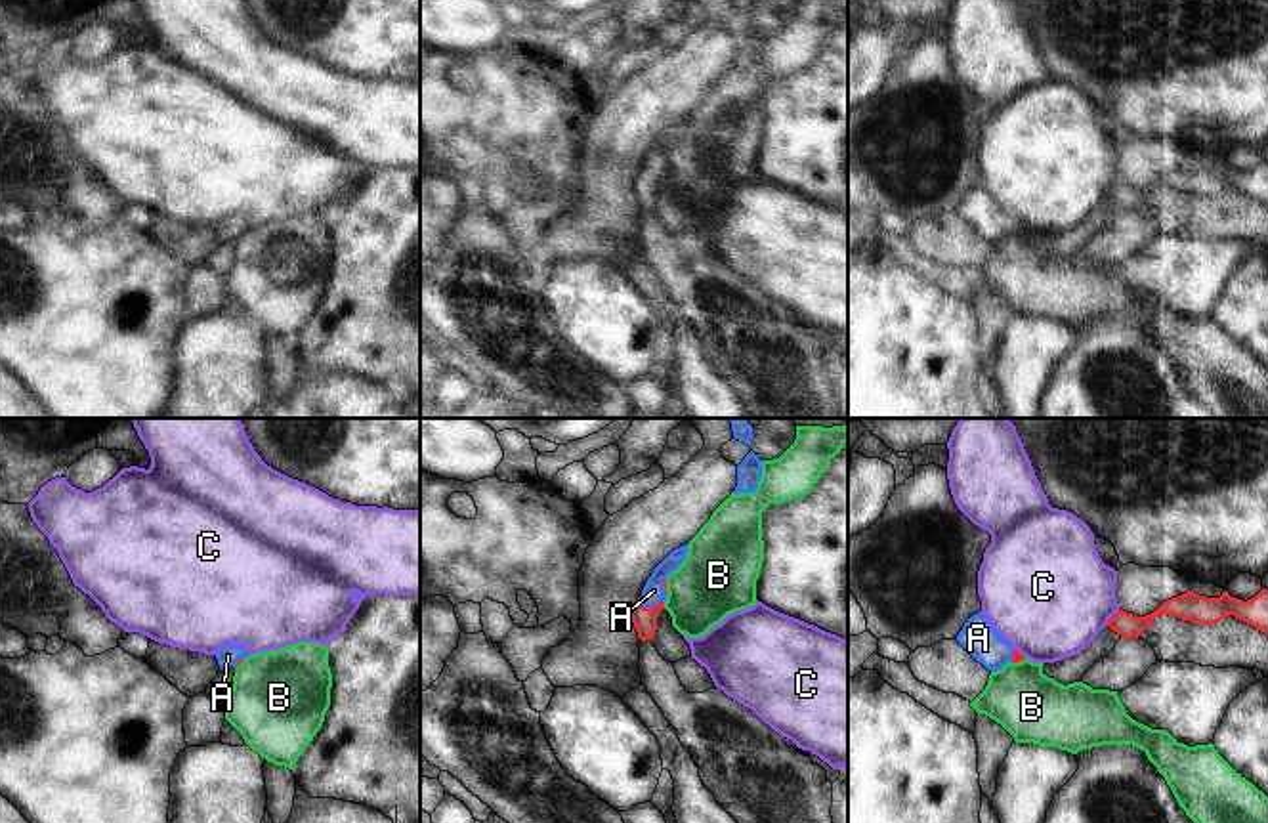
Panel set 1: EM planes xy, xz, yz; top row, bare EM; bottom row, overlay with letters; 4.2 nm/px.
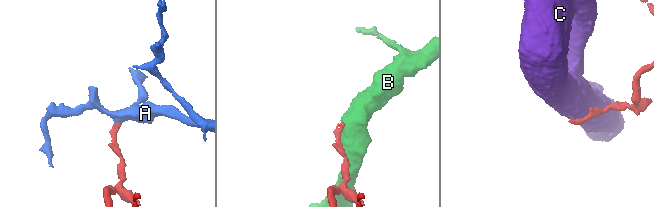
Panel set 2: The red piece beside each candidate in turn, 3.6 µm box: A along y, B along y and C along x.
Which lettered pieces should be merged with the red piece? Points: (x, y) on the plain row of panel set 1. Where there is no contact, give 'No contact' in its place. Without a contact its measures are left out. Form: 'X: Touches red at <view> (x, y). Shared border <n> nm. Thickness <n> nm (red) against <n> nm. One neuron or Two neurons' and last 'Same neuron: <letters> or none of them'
A: Touches red at xz (650, 180). Shared border 110 nm. Thickness 100 nm (red) against 90 nm. One neuron
B: Touches red at xz (663, 178). Shared border 30 nm. Thickness 100 nm (red) against 300 nm. Two neurons
C: Touches red at yz (1112, 189). Shared border 100 nm. Thickness 100 nm (red) against 460 nm. Two neurons
Same neuron: A

